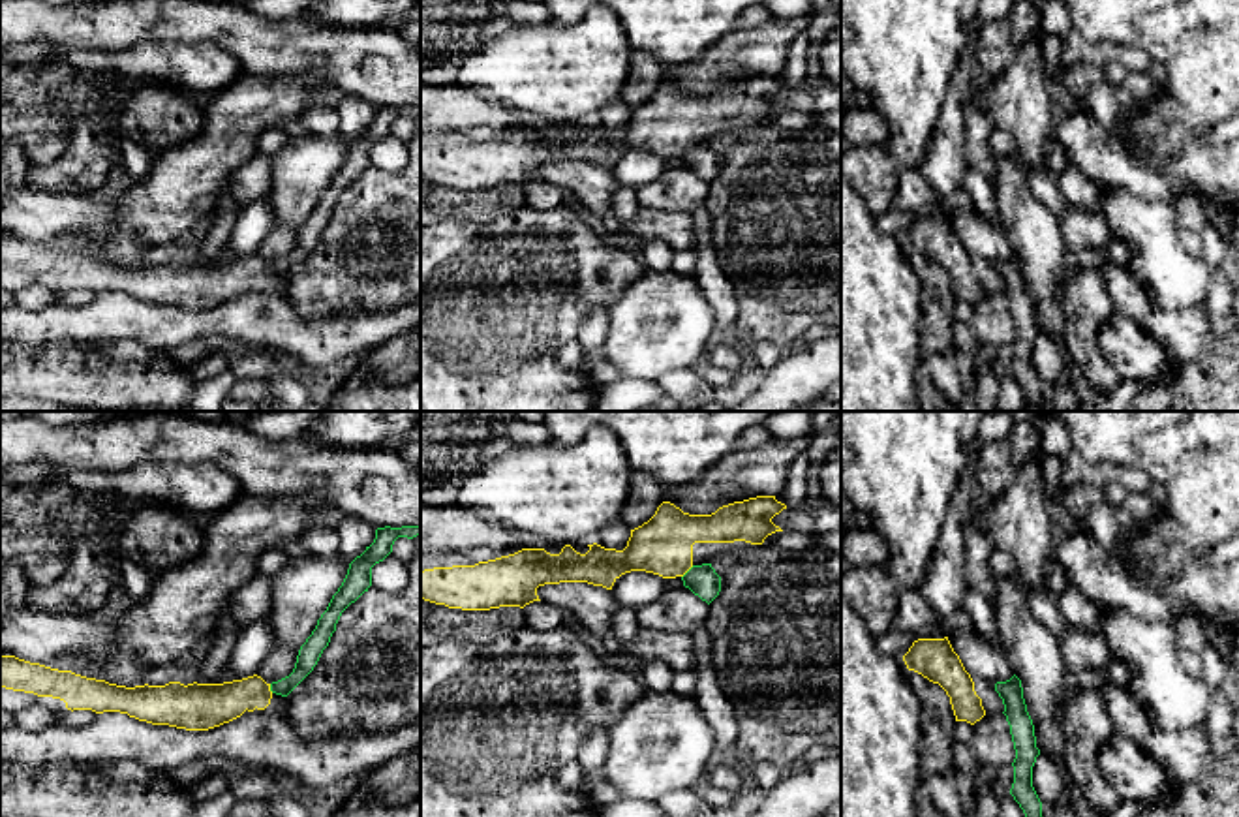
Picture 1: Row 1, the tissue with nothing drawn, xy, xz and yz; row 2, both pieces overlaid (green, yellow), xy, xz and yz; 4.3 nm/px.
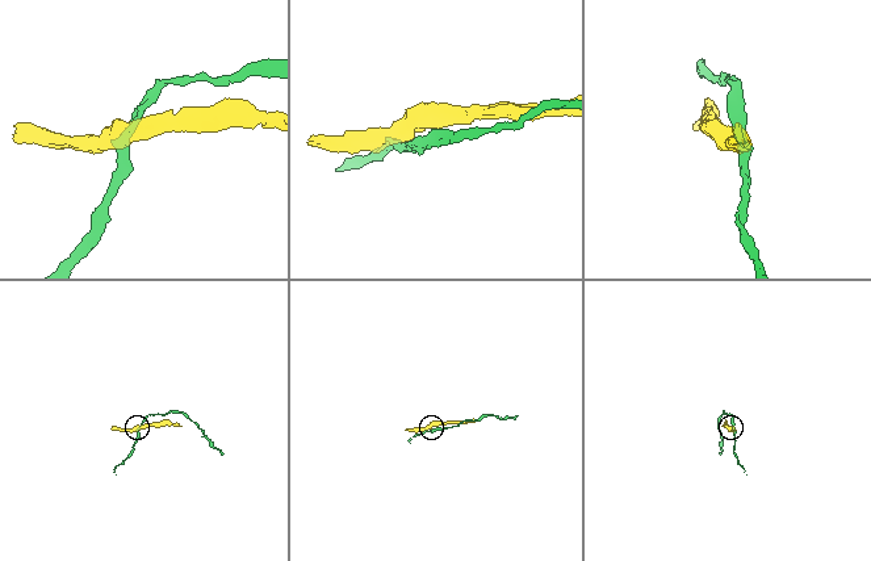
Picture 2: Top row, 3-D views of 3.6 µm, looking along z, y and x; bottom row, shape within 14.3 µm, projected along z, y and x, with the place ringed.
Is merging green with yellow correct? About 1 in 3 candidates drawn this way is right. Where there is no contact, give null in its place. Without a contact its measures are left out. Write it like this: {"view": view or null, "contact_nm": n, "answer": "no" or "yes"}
{"view": "xz", "contact_nm": 80, "answer": "no"}

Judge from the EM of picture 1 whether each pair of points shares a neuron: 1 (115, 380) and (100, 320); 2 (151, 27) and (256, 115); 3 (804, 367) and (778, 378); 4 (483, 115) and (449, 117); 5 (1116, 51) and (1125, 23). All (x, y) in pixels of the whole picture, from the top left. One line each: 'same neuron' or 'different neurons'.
1: different neurons
2: different neurons
3: same neuron
4: same neuron
5: different neurons

